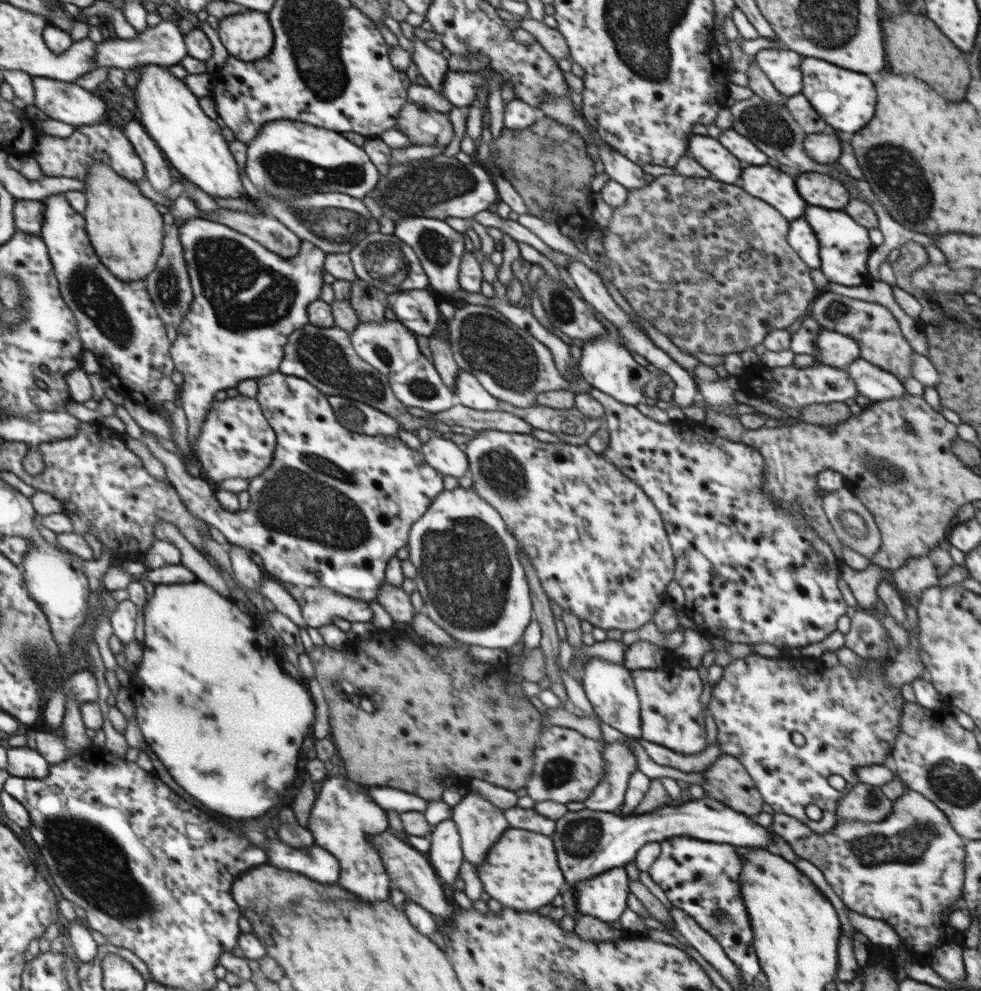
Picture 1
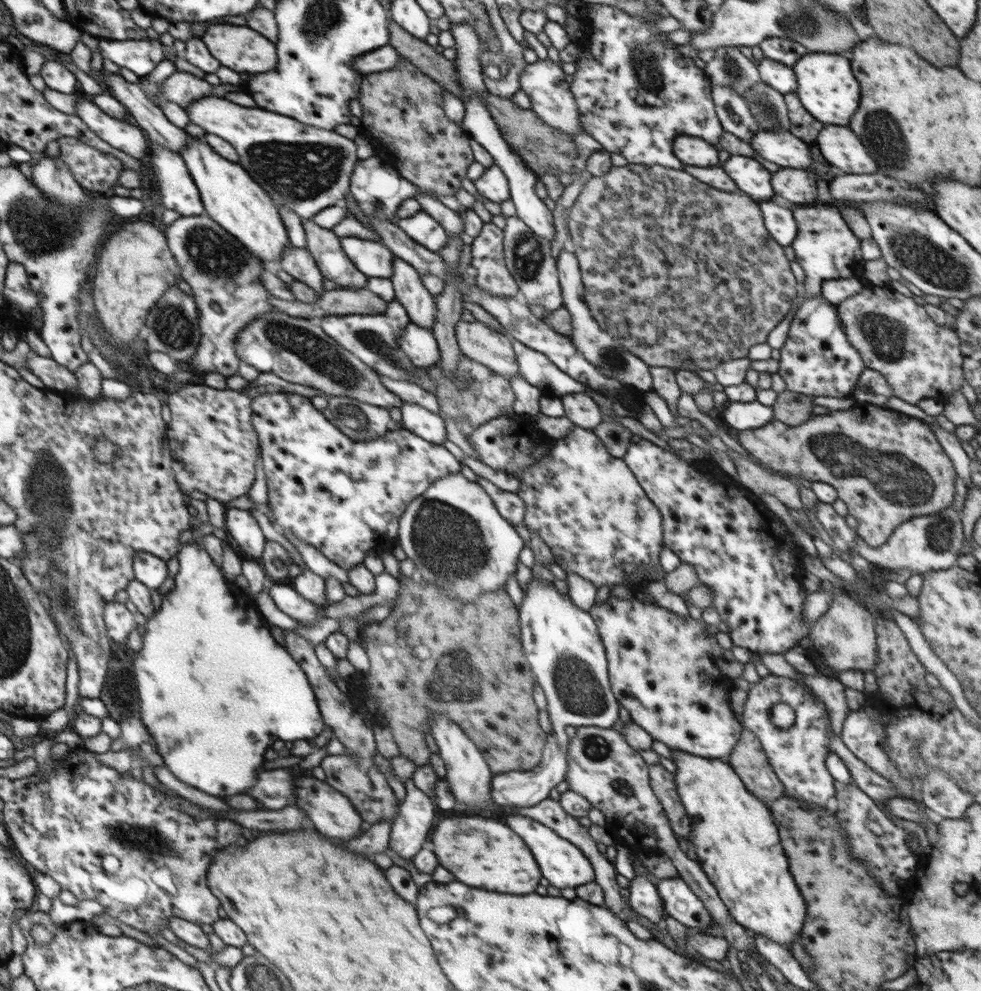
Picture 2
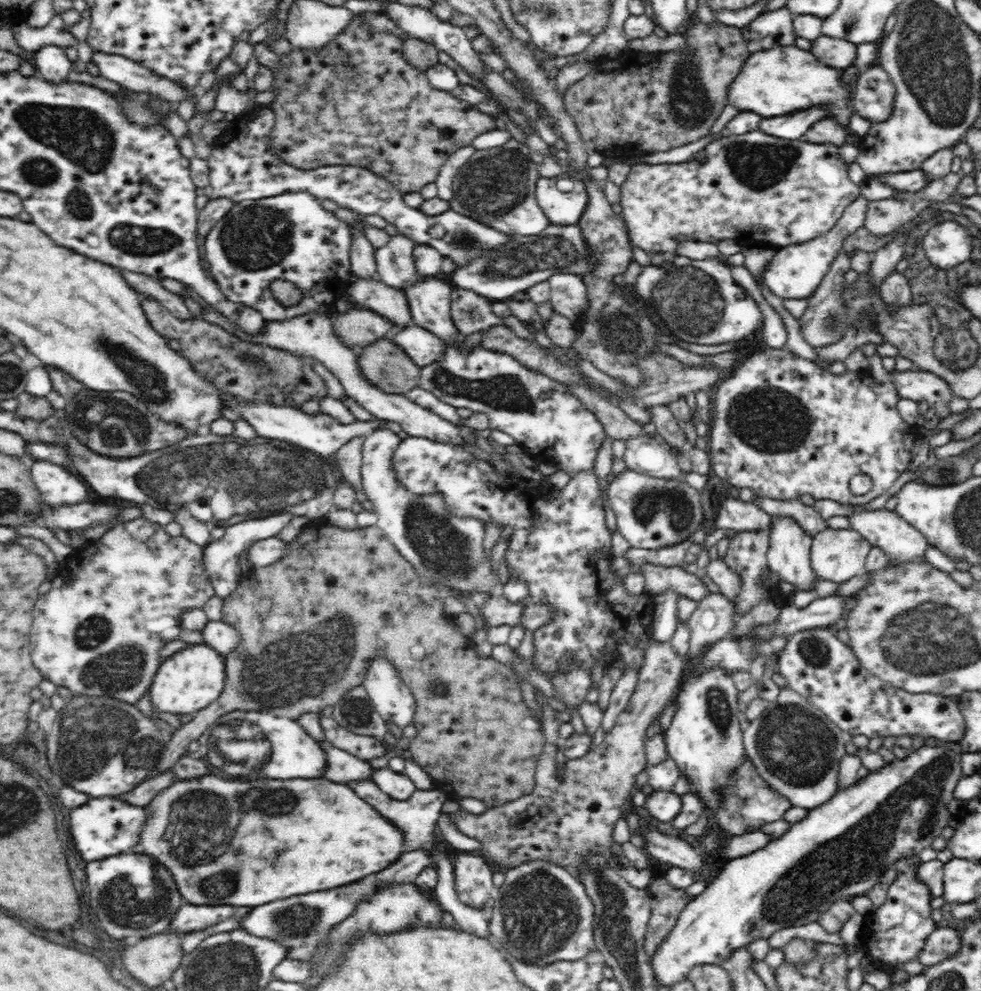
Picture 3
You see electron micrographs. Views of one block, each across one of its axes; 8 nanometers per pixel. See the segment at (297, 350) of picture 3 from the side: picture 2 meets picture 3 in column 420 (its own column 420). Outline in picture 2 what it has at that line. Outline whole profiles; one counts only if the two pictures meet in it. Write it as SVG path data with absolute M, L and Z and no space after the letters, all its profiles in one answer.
M404 402L401 406L402 421L399 427L417 434L432 444L443 445L446 440L444 419L439 413L430 412L417 404Z

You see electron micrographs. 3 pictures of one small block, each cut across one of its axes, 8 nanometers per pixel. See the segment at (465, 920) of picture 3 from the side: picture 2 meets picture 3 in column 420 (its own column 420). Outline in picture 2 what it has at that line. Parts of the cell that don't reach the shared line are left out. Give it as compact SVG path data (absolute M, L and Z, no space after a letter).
M412 779L403 783L407 790L406 798L399 803L397 815L393 819L389 838L389 848L398 856L406 860L413 860L414 856L427 846L426 837L428 832L432 831L434 826L434 818L436 818L436 810L430 801L430 797L421 789L418 789Z

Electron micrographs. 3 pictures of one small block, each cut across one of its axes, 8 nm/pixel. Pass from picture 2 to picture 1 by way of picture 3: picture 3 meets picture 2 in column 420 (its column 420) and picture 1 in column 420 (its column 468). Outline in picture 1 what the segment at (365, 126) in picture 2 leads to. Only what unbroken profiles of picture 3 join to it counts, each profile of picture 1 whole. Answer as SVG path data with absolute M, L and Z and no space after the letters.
M423 102L410 103L402 107L396 118L398 132L406 134L410 144L414 146L448 146L455 136L449 114L440 113Z

